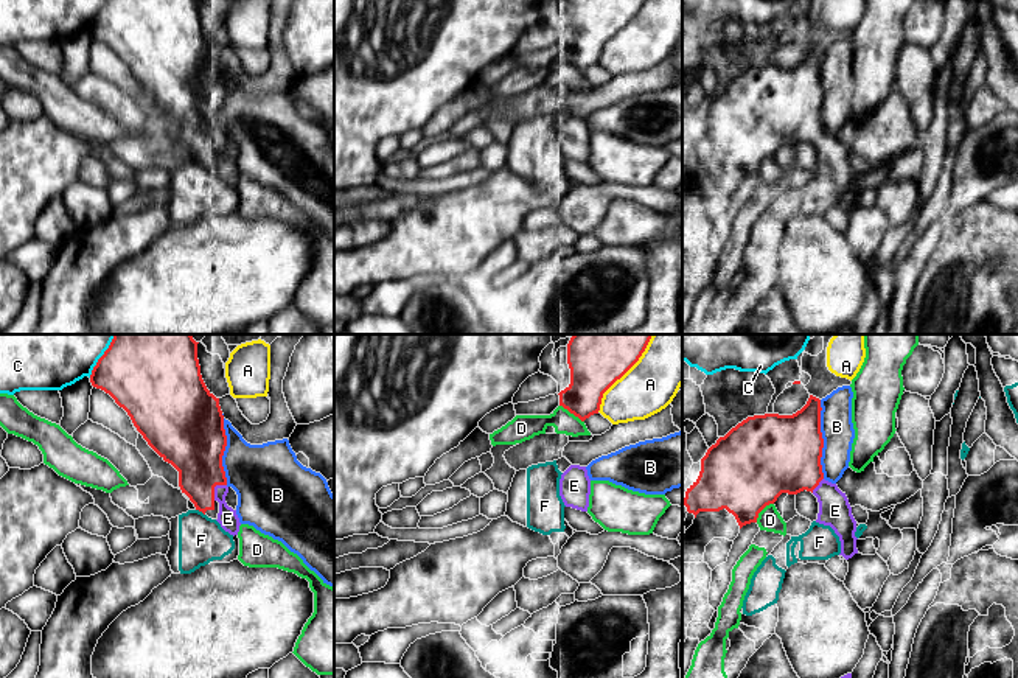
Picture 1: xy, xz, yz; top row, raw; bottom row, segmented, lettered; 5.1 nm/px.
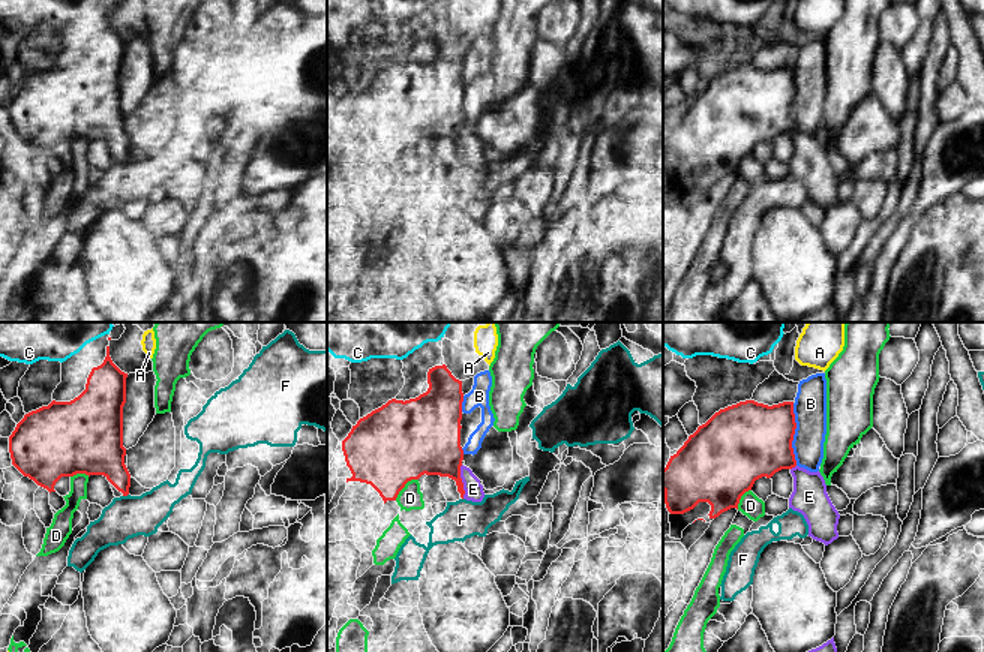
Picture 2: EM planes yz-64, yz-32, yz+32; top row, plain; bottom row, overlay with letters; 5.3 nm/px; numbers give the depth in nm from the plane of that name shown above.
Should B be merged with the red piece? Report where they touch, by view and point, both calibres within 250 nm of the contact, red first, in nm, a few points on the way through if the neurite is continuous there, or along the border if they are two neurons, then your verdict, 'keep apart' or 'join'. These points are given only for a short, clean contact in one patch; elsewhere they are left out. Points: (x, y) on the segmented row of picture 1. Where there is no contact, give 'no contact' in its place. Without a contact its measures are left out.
meets red in yz at (822, 439); 400 nm thick on the red side, 170 nm on the other; keep apart

